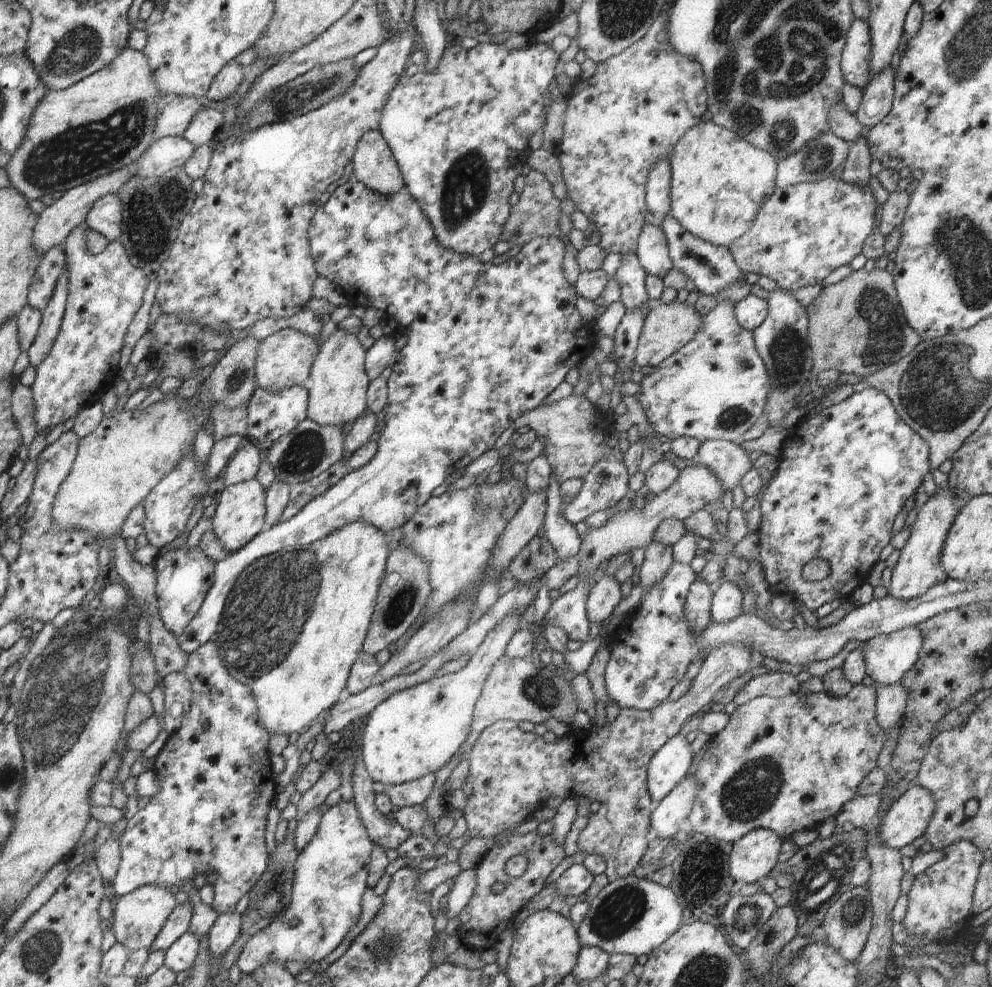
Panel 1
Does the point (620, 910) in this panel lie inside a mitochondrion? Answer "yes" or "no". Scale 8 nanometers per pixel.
yes

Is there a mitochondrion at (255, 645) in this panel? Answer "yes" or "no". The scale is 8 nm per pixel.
yes

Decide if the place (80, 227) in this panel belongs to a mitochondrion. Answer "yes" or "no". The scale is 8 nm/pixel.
no

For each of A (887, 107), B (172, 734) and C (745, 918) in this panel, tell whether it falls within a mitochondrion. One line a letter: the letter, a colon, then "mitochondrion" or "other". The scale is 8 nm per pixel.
A: other
B: other
C: mitochondrion

